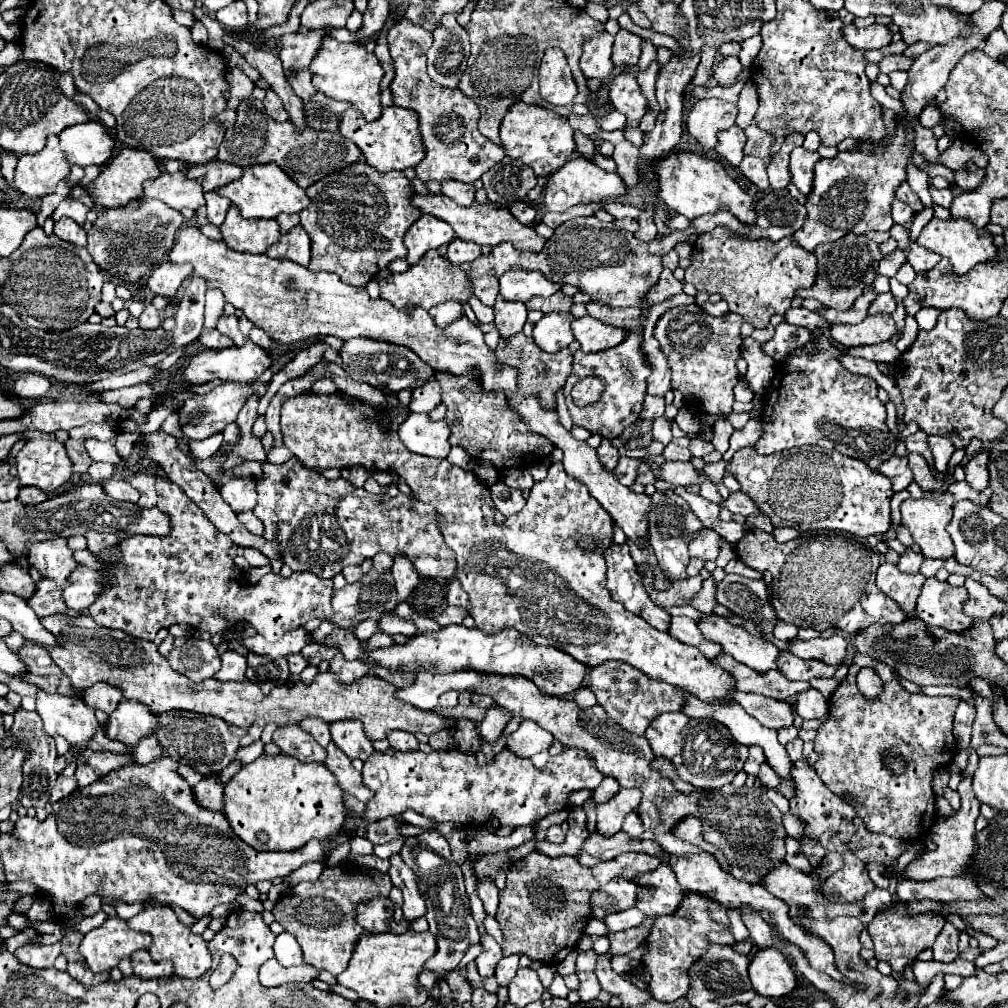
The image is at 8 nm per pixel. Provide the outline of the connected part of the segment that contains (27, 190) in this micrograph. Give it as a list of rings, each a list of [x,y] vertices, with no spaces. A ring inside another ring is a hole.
[[[47,138],[47,146],[39,154],[23,156],[17,162],[13,186],[27,196],[53,194],[57,182],[67,178],[69,164],[63,160],[59,138]]]

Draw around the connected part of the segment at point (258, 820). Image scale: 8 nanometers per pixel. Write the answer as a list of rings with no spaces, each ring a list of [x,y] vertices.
[[[285,754],[259,756],[225,784],[223,816],[251,848],[289,852],[305,846],[311,838],[325,840],[343,826],[343,790],[325,764],[303,764]]]

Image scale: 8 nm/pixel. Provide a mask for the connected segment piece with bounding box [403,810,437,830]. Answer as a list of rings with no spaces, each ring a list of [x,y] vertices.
[[[413,810],[405,811],[403,813],[403,818],[406,820],[406,822],[414,826],[420,827],[423,830],[433,829],[433,827],[437,824],[434,820],[422,816]]]

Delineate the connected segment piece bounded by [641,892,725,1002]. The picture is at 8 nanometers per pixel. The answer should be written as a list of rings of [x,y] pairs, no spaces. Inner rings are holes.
[[[687,892],[675,912],[653,918],[651,932],[649,932],[647,940],[641,946],[645,948],[643,962],[647,964],[647,968],[651,972],[649,992],[655,1000],[673,1002],[673,1000],[685,996],[691,988],[689,968],[703,954],[707,954],[707,948],[711,946],[711,940],[707,938],[707,934],[711,930],[725,930],[715,920],[711,920],[711,910],[709,910],[711,902],[715,902],[715,900],[707,894]]]

